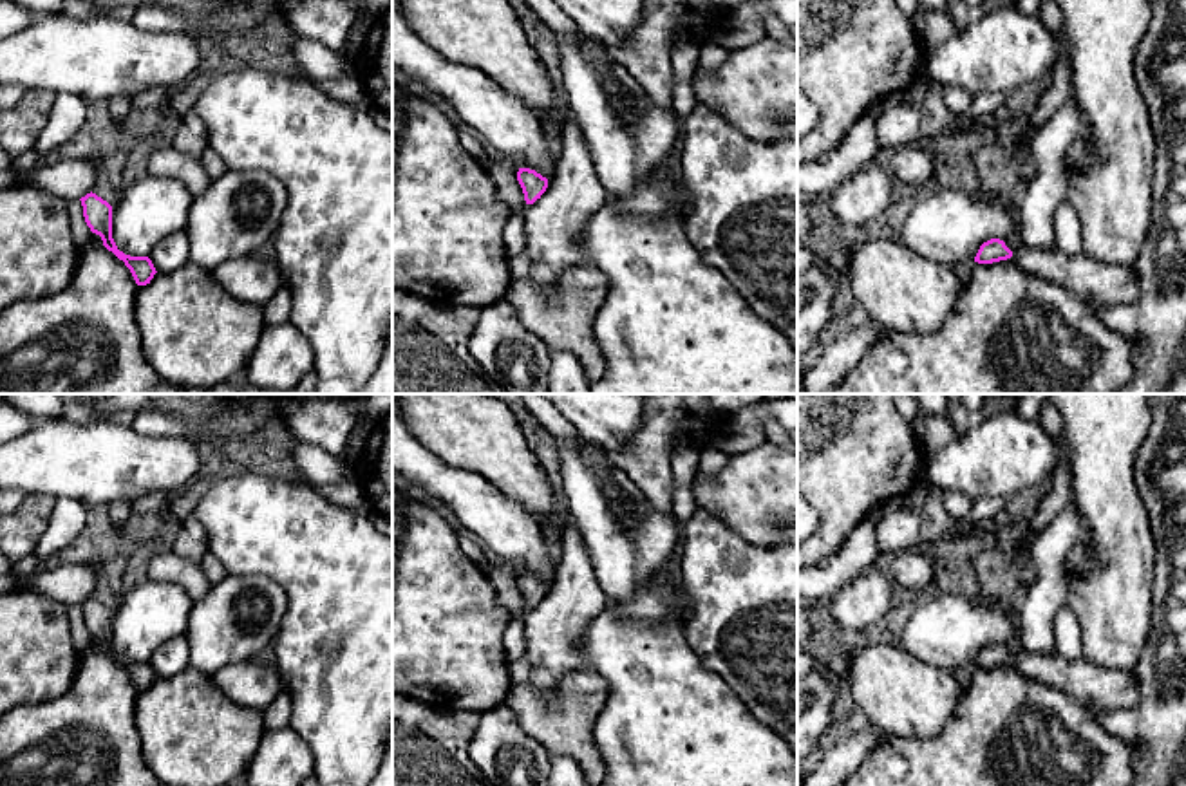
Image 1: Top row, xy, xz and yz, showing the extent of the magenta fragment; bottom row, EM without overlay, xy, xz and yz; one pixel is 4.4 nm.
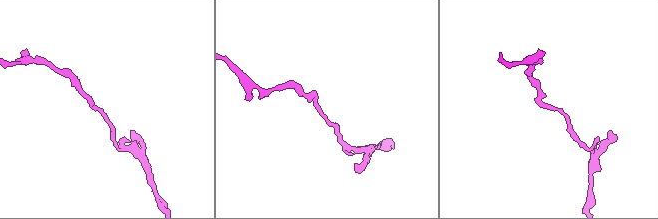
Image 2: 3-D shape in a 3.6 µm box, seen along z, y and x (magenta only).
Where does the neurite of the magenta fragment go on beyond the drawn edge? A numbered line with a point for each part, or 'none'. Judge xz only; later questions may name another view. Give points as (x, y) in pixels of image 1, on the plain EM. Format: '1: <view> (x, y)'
none

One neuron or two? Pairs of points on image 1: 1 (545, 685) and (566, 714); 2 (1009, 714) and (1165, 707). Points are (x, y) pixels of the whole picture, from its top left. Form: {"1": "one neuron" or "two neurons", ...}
{"1": "two neurons", "2": "two neurons"}

